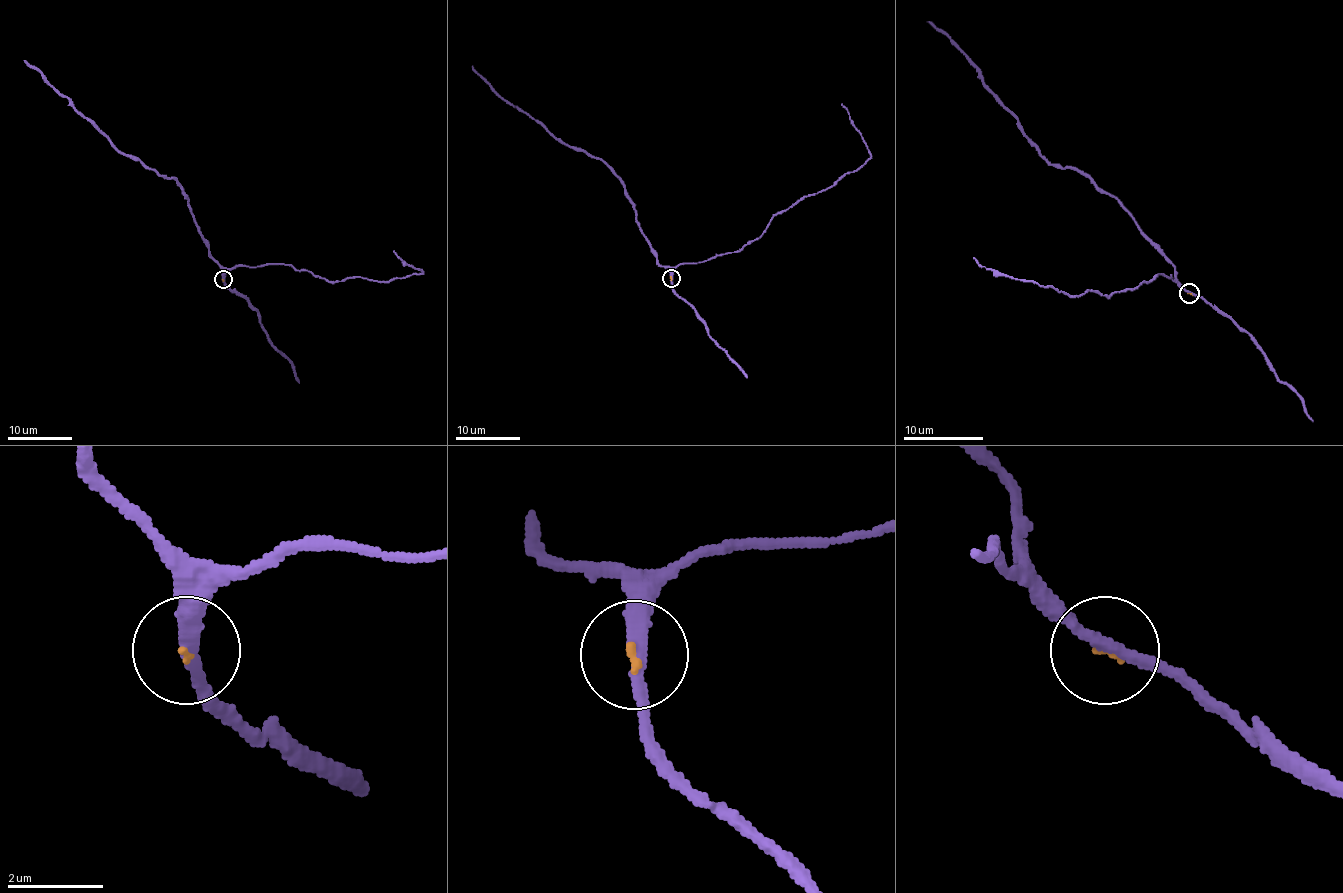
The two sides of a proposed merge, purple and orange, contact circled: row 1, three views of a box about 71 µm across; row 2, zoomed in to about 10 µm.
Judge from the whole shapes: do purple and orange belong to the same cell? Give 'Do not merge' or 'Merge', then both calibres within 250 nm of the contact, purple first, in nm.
Merge. Thickness 280 nm (purple) against 80 nm

